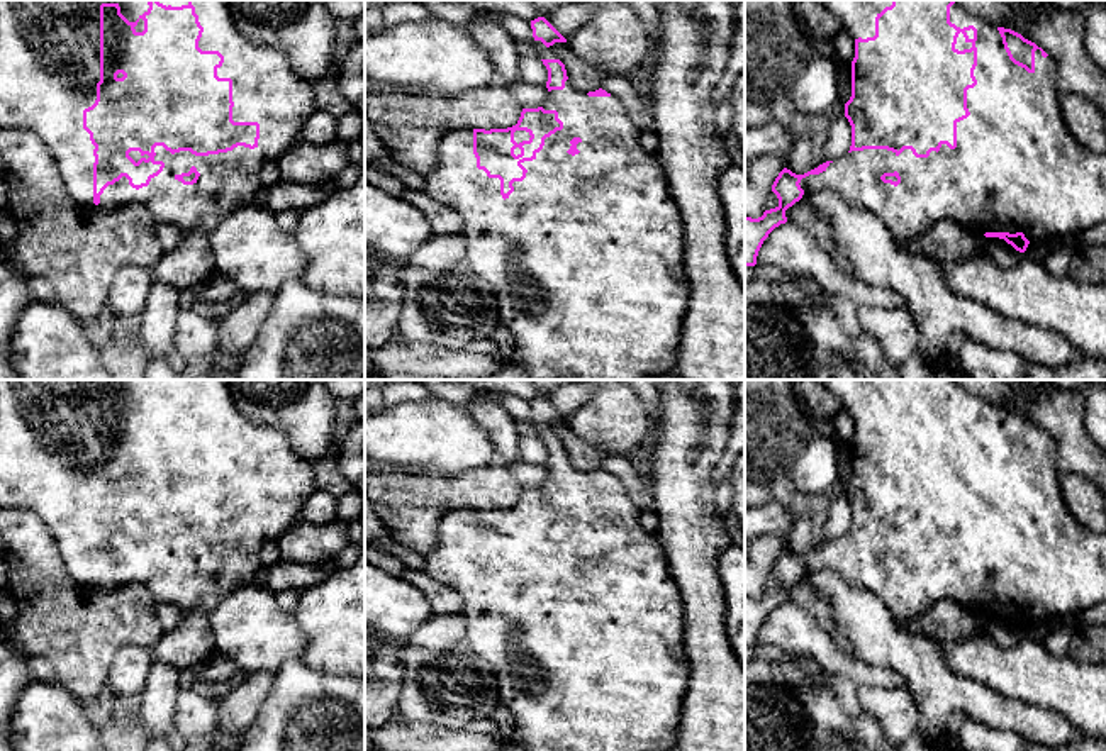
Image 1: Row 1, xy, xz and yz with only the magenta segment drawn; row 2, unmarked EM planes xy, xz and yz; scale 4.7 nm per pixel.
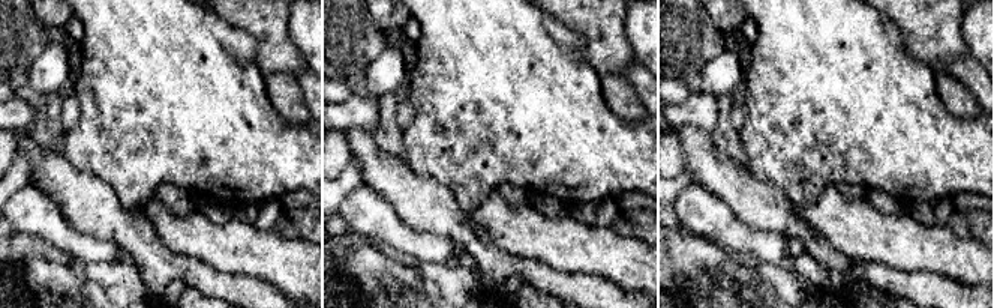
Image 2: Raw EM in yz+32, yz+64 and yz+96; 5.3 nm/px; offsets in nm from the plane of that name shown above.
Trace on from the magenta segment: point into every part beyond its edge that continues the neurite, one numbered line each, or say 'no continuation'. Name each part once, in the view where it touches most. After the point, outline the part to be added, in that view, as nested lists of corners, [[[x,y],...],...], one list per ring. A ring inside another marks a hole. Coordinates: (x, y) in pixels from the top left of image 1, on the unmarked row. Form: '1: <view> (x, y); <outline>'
1: xy (265, 470); [[[158,380],[163,385],[182,387],[192,383],[198,402],[204,407],[198,427],[202,431],[219,431],[224,442],[217,448],[219,458],[232,459],[232,500],[258,502],[260,519],[254,529],[237,526],[232,531],[195,536],[190,531],[171,534],[163,526],[154,527],[154,541],[163,541],[163,551],[151,558],[148,566],[139,570],[129,565],[122,556],[109,565],[100,575],[97,587],[117,588],[124,585],[142,583],[153,593],[156,604],[171,604],[183,612],[202,610],[212,614],[219,604],[237,587],[254,581],[261,566],[261,549],[268,541],[278,541],[285,531],[300,520],[300,510],[305,498],[317,490],[314,463],[297,456],[285,432],[276,427],[265,427],[251,422],[236,405],[226,380]],[[195,546],[200,553],[193,565],[183,565],[175,556],[188,553]]]

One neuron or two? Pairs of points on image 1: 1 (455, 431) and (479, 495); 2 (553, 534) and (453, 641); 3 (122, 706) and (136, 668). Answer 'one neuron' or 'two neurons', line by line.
1: two neurons
2: two neurons
3: one neuron

